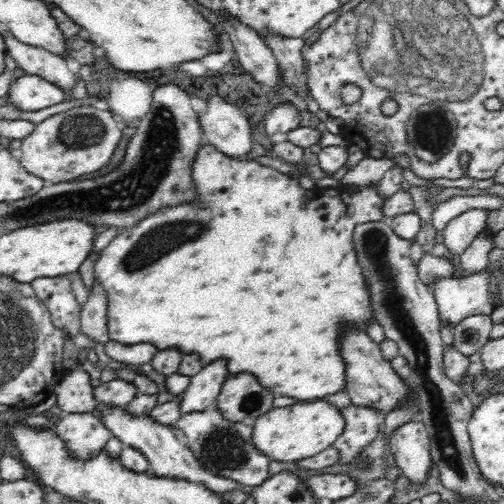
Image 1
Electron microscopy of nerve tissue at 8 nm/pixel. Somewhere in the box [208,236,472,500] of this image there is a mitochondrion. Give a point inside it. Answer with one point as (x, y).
(445, 441)

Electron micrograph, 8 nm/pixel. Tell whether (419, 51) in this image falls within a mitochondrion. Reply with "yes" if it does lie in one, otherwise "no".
yes

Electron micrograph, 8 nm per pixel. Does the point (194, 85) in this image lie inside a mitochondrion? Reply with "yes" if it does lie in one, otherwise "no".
no

